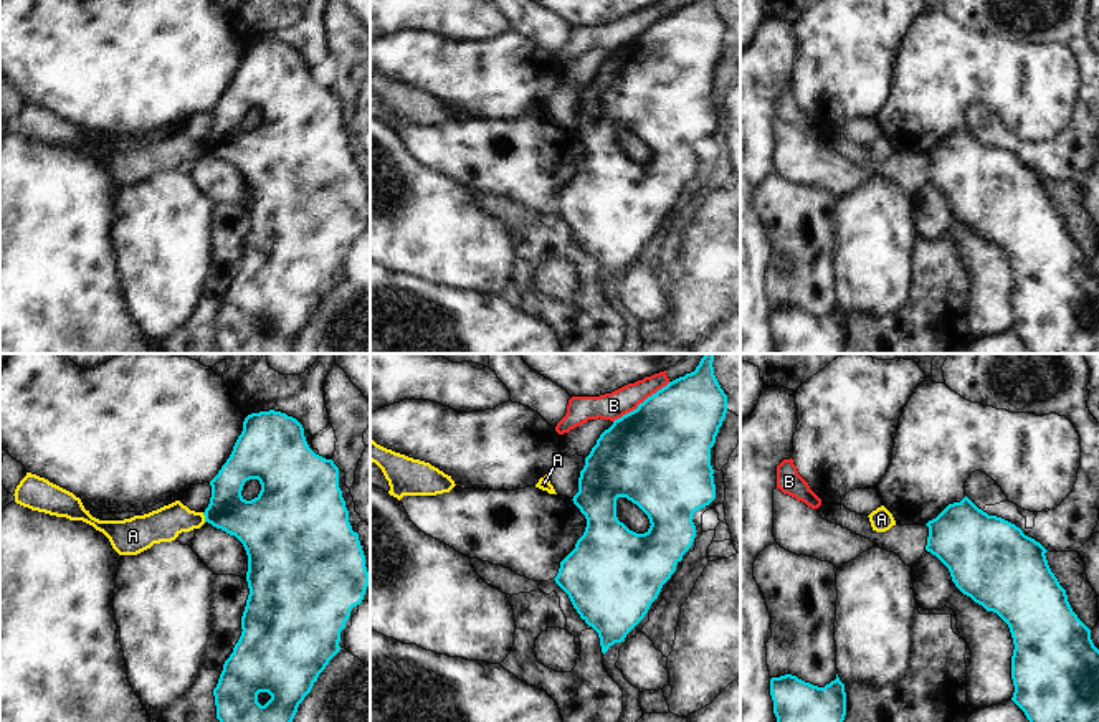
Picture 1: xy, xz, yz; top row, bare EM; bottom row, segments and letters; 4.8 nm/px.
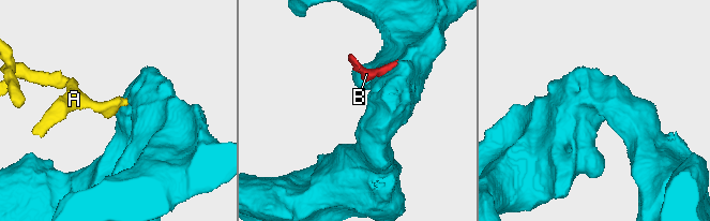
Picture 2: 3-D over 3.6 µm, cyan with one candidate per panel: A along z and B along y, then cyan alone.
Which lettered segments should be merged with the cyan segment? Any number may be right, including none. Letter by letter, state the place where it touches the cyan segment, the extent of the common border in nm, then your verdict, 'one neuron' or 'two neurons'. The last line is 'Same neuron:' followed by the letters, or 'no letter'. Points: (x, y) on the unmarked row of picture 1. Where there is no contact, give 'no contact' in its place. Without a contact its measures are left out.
A: xy (205, 147) | 50 nm | two neurons
B: xz (643, 32) | 340 nm | two neurons
Same neuron: no letter

